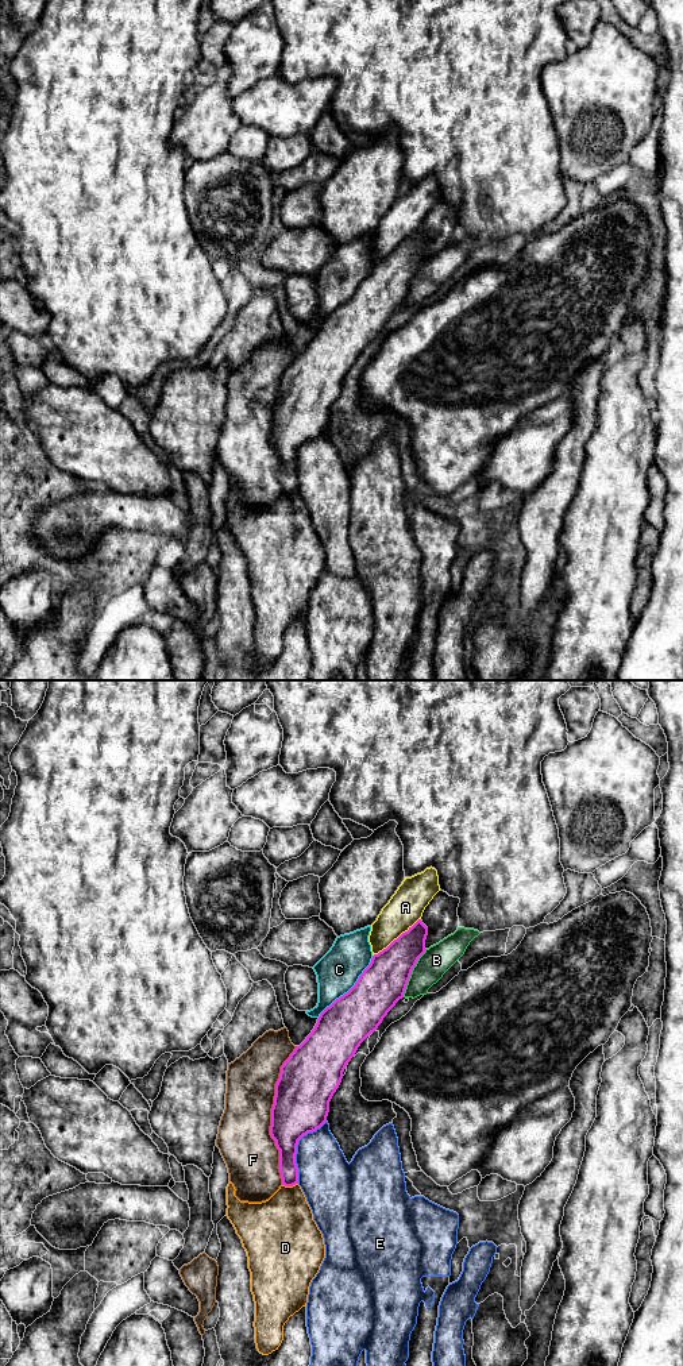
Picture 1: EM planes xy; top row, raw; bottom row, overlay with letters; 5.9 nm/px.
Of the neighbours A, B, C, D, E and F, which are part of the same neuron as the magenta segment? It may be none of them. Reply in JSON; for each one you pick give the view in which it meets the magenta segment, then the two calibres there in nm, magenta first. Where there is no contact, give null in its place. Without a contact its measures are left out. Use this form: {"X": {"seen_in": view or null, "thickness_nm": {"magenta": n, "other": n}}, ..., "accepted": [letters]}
{"C": {"seen_in": "xy", "thickness_nm": {"magenta": 300, "other": 240}}, "accepted": ["C"]}

